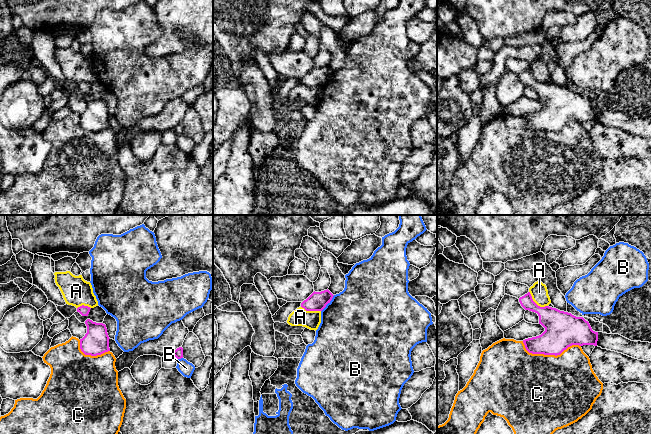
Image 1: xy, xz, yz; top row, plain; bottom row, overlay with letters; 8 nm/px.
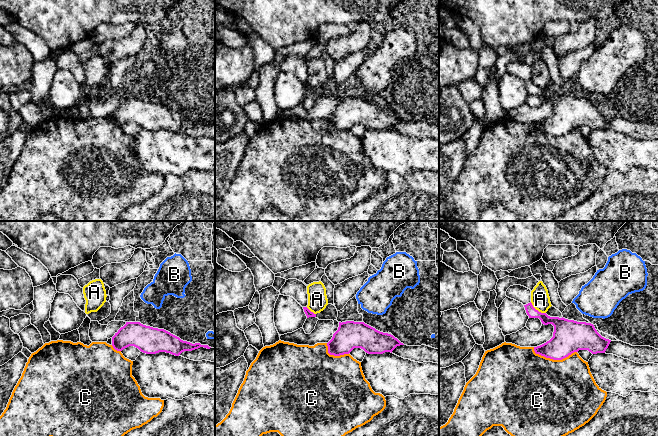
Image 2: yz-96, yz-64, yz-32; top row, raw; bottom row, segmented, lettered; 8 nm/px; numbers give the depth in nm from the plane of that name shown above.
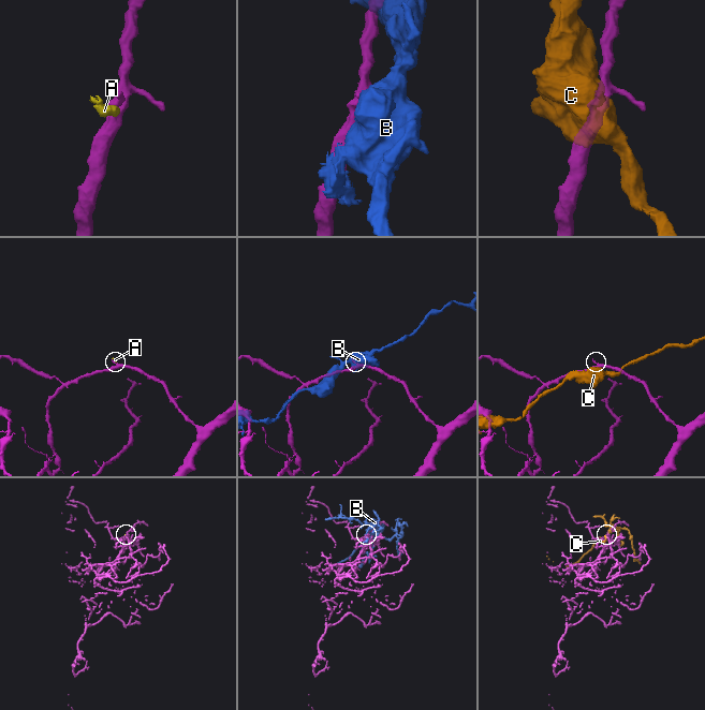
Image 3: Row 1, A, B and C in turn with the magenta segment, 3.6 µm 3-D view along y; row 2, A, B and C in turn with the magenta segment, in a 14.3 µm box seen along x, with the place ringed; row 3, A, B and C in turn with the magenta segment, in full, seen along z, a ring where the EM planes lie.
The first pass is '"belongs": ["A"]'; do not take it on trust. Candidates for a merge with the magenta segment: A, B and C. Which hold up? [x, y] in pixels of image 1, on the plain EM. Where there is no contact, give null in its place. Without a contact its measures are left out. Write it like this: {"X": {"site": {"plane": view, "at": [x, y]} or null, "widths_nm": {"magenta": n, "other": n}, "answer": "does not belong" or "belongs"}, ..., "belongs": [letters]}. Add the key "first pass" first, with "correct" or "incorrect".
{"first pass": "incorrect", "A": {"site": {"plane": "yz", "at": [535, 79]}, "widths_nm": {"magenta": 220, "other": 140}, "answer": "does not belong"}, "B": {"site": {"plane": "xz", "at": [328, 78]}, "widths_nm": {"magenta": 160, "other": 480}, "answer": "does not belong"}, "C": {"site": {"plane": "yz", "at": [549, 130]}, "widths_nm": {"magenta": 280, "other": 500}, "answer": "does not belong"}, "belongs": []}

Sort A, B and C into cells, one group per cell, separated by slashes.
A / B / C

